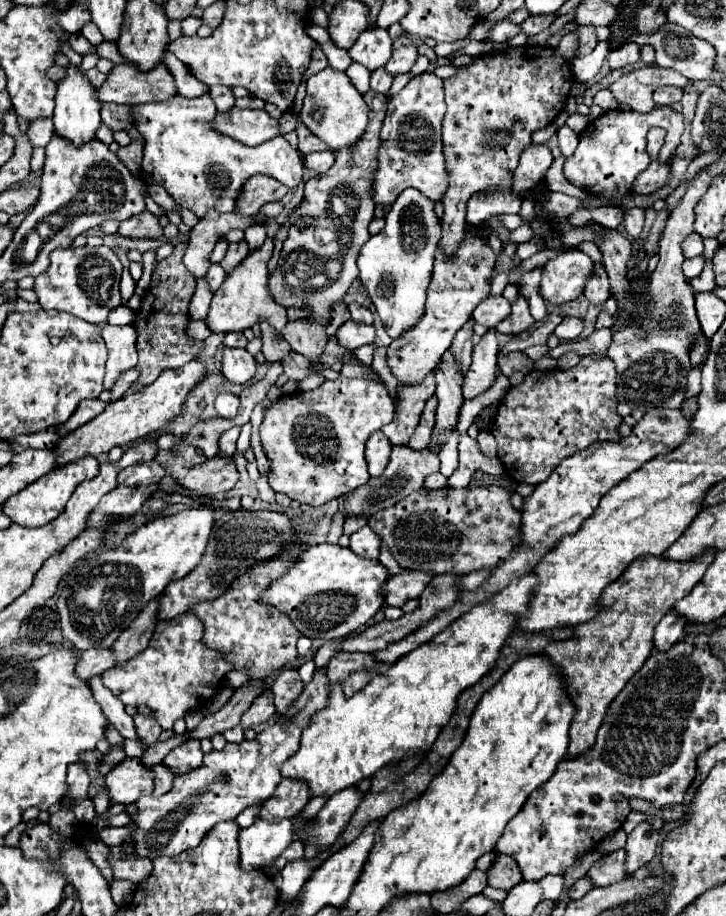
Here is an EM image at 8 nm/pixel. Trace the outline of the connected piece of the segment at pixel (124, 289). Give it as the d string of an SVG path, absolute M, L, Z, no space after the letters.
M124 268L120 279L120 294L122 297L122 304L126 302L135 293L136 283L132 280L128 268Z

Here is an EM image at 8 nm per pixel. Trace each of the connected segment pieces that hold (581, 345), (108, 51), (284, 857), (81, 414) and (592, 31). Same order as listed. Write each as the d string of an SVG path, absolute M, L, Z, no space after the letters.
M610 328L604 330L594 330L586 340L576 340L576 342L564 342L558 344L558 348L550 350L550 356L558 360L566 352L576 352L578 356L596 356L596 354L606 354L608 356L608 344L612 340Z
M102 42L100 46L96 46L96 52L98 52L100 58L106 58L106 60L110 60L114 64L124 62L124 58L122 58L122 54L118 54L118 48L116 48L114 42Z
M294 840L294 842L280 854L280 858L274 860L272 866L274 866L276 870L282 870L286 862L290 862L290 860L300 860L300 858L304 858L304 842L302 842L302 840Z
M86 400L86 402L80 402L78 410L70 416L70 420L66 424L58 426L60 436L66 436L66 434L70 434L70 430L76 430L78 426L90 422L90 418L96 418L104 408L106 408L106 402L102 402L102 400Z
M578 26L578 50L576 50L576 56L590 54L596 44L598 44L596 28L594 26Z

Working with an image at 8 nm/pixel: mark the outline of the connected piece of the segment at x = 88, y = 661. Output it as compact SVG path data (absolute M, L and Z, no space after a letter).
M90 648L86 652L80 652L74 674L78 674L80 680L86 680L86 678L90 678L90 674L102 674L104 670L108 670L112 666L114 666L114 652L112 650Z

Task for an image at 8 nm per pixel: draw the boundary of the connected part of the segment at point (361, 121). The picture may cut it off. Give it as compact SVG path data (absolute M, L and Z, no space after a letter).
M330 66L312 74L306 80L306 98L302 108L302 122L330 146L330 150L338 150L342 146L352 146L362 136L368 124L368 106L362 94L354 88L346 72L338 72Z

